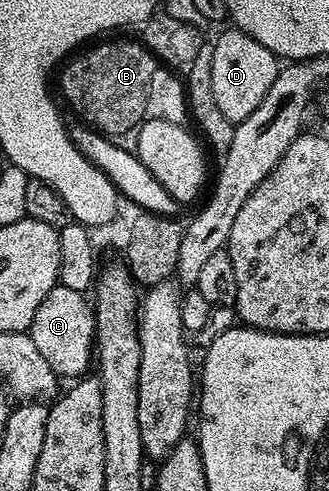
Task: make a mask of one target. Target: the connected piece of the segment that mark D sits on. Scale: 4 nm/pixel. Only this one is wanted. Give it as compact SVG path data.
M227 27L227 32L218 36L218 41L212 44L212 95L216 97L216 106L224 114L224 118L235 122L248 118L268 90L272 90L272 82L276 82L280 67L279 57L272 50L260 46L256 38L244 34L239 28Z

